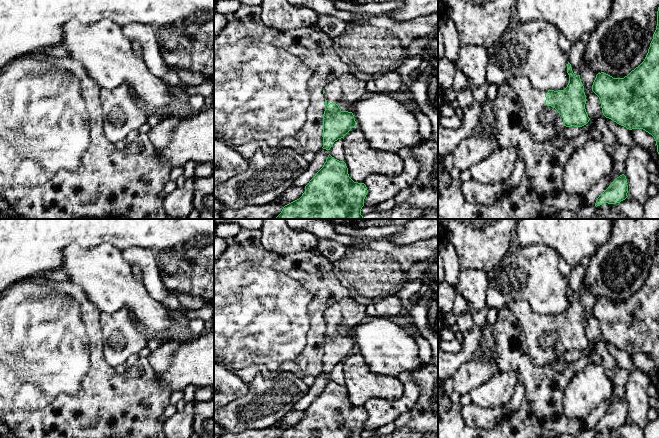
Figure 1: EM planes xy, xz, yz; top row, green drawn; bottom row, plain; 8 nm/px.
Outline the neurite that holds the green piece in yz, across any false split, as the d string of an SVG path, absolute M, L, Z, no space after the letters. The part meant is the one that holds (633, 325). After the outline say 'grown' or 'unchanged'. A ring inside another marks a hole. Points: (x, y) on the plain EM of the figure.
M659 231L656 254L644 285L624 302L598 297L592 315L599 321L602 337L606 342L629 354L643 353L651 358L659 378Z; unchanged

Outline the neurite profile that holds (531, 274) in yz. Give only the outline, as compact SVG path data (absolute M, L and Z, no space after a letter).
M543 244L509 250L501 262L487 273L489 289L486 294L486 306L500 311L510 302L525 301L538 313L564 314L569 307L568 283L559 271L559 259L560 256L554 248Z

